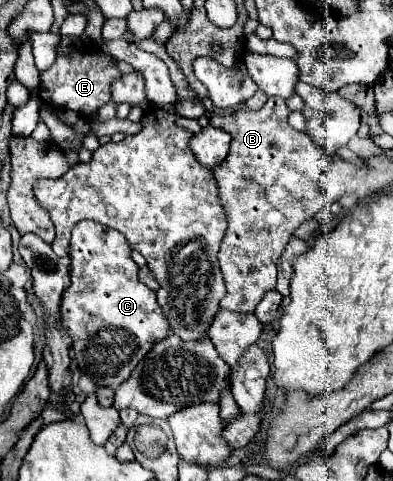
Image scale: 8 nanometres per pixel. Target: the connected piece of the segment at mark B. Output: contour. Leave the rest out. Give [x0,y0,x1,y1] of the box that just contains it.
[210,98,364,312]

